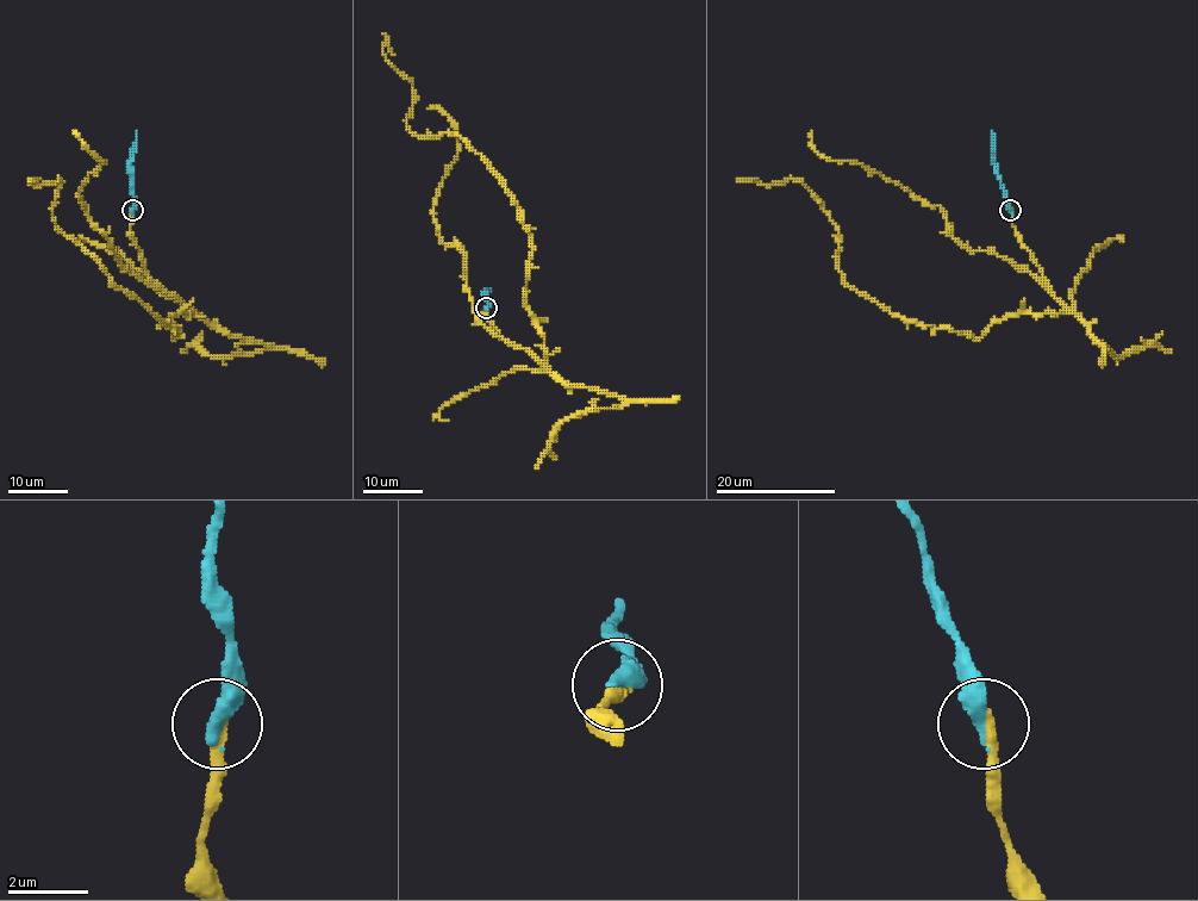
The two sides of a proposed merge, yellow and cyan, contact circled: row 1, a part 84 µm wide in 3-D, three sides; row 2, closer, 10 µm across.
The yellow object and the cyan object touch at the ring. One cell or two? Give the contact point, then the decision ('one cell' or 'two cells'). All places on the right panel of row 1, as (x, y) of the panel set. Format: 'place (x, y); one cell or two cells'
place (1010, 210); one cell

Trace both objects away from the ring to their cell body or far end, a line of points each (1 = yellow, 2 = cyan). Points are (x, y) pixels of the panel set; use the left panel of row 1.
1: (132, 210), (143, 266), (191, 312), (169, 318), (173, 339), (55, 223), (58, 181), (32, 179)
2: (132, 210), (131, 160), (136, 131)

